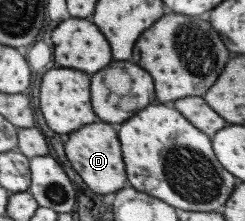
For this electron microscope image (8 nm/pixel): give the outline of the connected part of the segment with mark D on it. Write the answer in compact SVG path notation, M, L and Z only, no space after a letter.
M90 123L80 127L78 131L70 133L70 139L64 145L66 157L72 165L72 169L84 179L86 187L94 193L106 195L106 193L114 193L126 183L124 177L124 165L122 165L122 157L120 157L120 147L118 147L118 139L116 139L116 131L106 125L106 123Z

